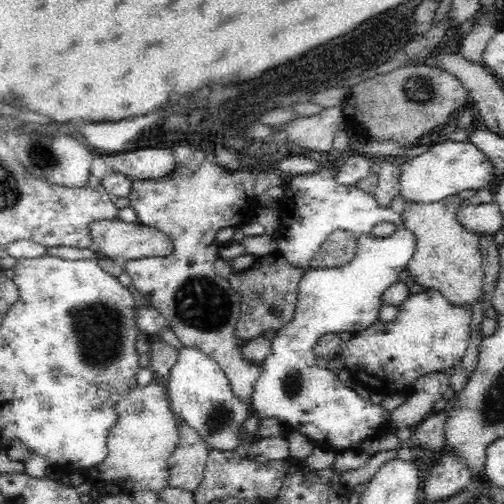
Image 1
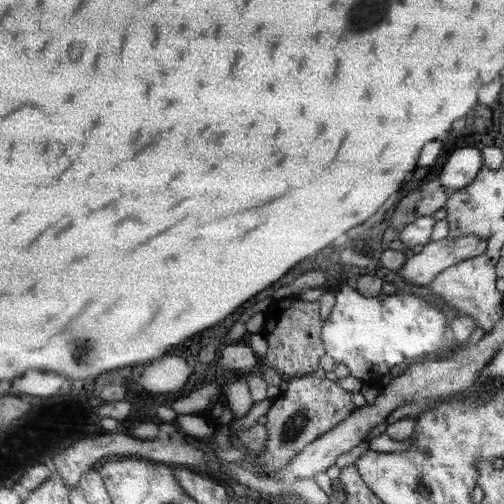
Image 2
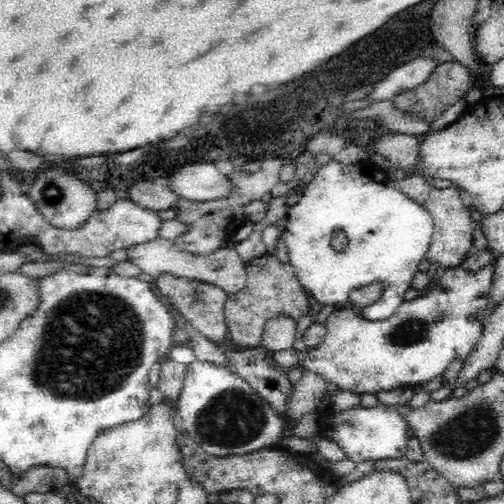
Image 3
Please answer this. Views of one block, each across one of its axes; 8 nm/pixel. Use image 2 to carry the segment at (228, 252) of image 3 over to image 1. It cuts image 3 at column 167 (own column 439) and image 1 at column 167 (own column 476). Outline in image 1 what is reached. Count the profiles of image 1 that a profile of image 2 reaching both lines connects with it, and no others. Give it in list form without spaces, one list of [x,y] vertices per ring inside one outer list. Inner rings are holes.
[[[100,220],[90,226],[90,234],[94,240],[94,250],[106,254],[114,260],[140,260],[140,258],[166,258],[174,252],[174,240],[166,236],[158,228],[144,226],[140,222],[128,224],[122,220]]]

